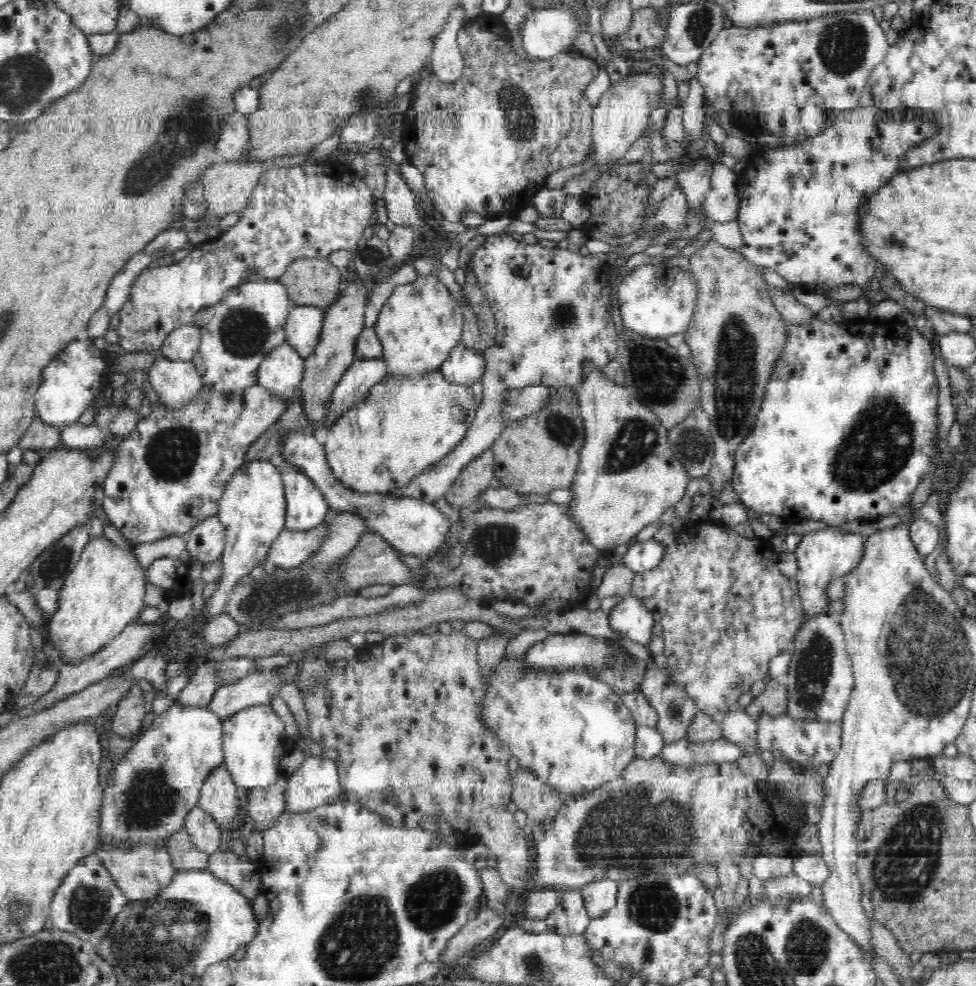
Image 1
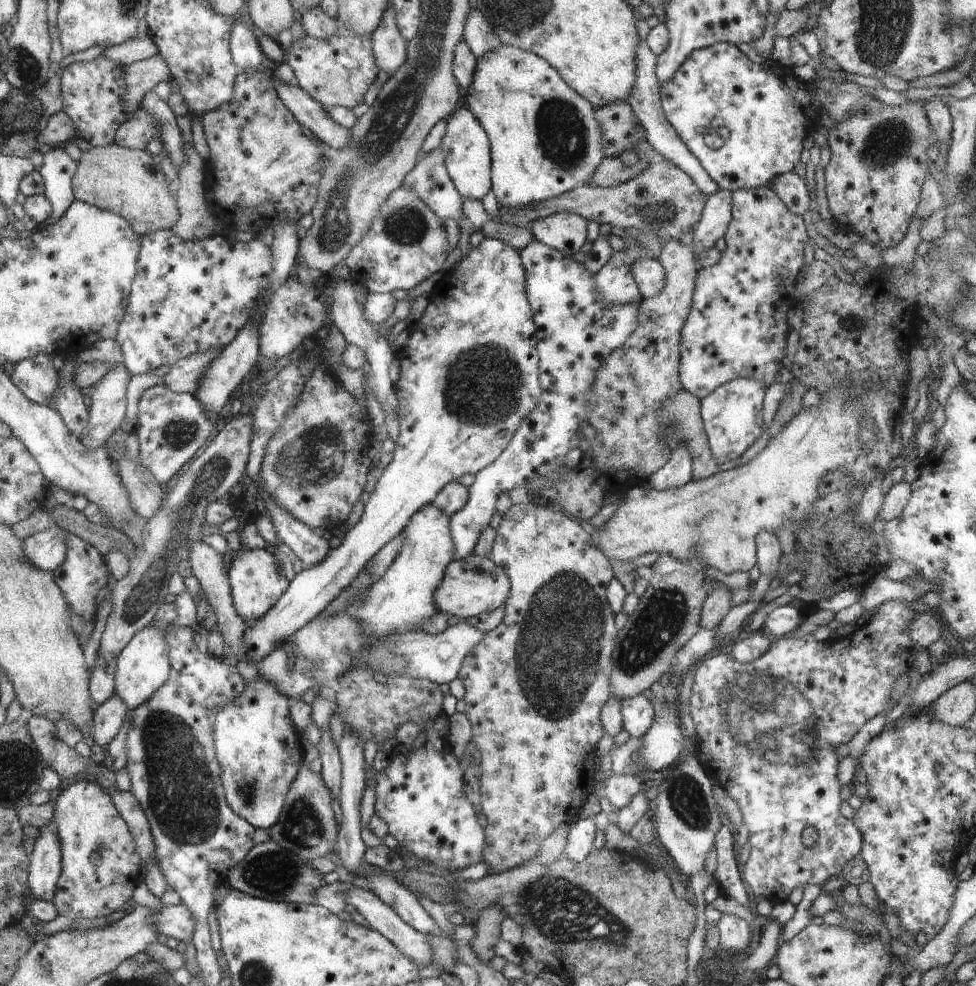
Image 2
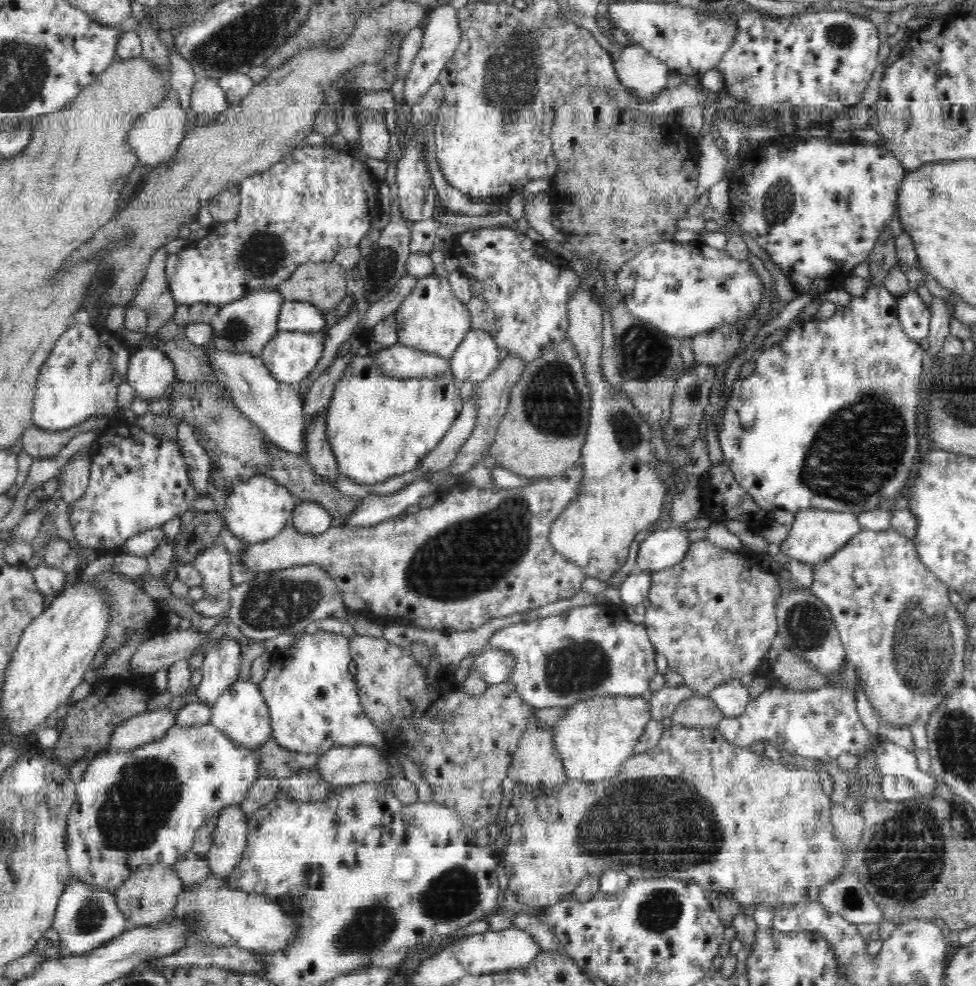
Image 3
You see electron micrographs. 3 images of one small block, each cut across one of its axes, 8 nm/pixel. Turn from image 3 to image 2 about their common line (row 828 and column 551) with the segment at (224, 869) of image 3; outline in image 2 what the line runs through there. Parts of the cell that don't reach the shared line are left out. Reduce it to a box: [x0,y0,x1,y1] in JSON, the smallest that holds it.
[532,213,589,256]

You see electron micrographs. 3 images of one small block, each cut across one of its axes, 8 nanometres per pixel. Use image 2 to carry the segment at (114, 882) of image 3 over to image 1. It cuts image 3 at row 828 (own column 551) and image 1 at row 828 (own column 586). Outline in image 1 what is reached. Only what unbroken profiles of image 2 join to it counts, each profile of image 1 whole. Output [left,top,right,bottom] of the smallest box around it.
[98,702,224,847]

